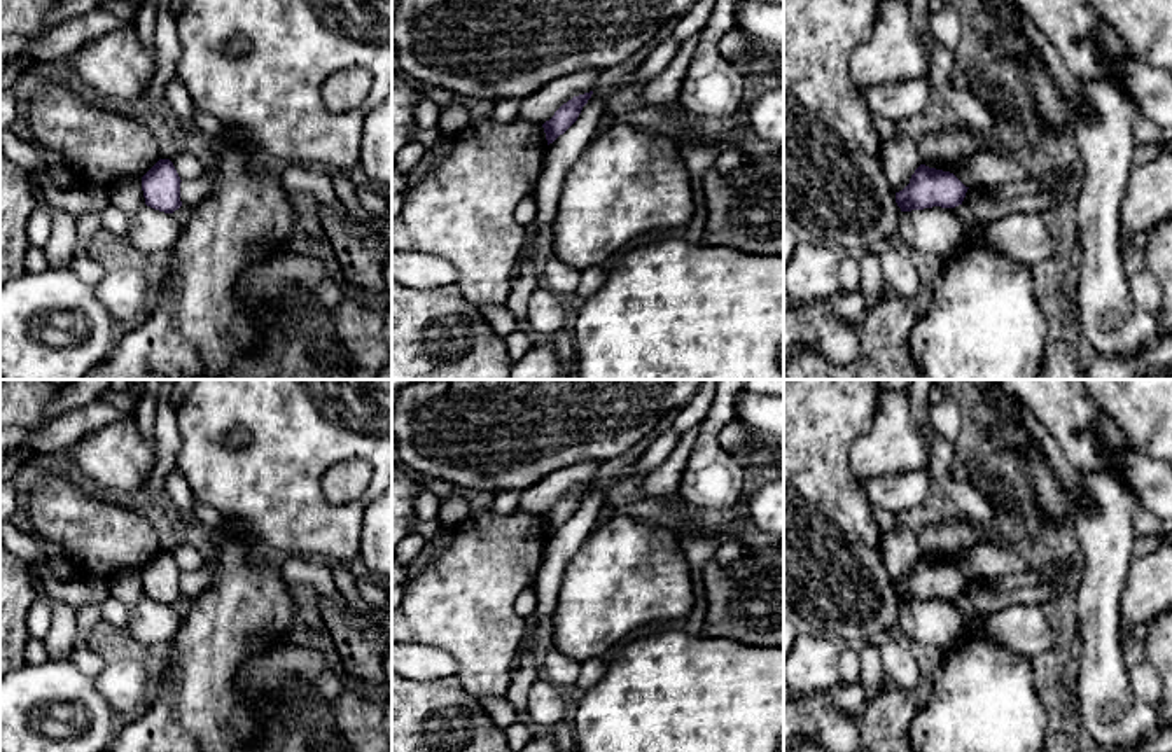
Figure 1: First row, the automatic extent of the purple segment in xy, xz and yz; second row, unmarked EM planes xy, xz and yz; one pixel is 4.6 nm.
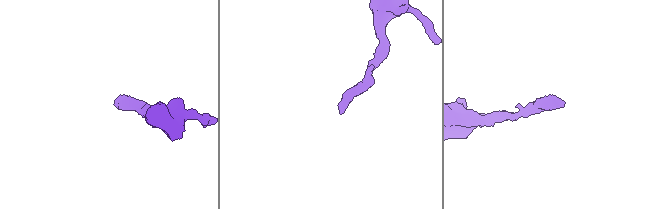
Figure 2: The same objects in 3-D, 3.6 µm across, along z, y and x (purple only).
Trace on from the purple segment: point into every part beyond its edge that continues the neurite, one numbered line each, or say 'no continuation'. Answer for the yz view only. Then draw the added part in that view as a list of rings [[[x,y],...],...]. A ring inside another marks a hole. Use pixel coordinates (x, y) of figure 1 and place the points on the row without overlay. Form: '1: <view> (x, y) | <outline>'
no continuation

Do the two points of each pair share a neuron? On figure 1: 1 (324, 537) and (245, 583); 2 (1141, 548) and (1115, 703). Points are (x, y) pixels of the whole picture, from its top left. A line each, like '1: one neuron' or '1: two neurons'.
1: two neurons
2: two neurons

